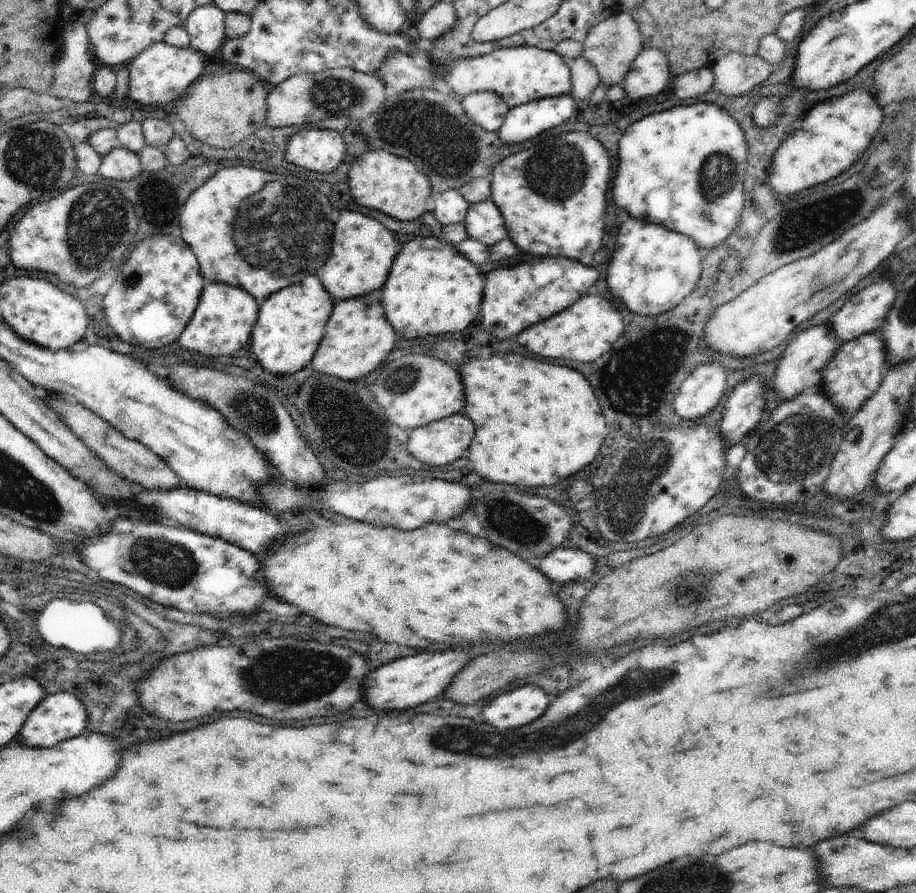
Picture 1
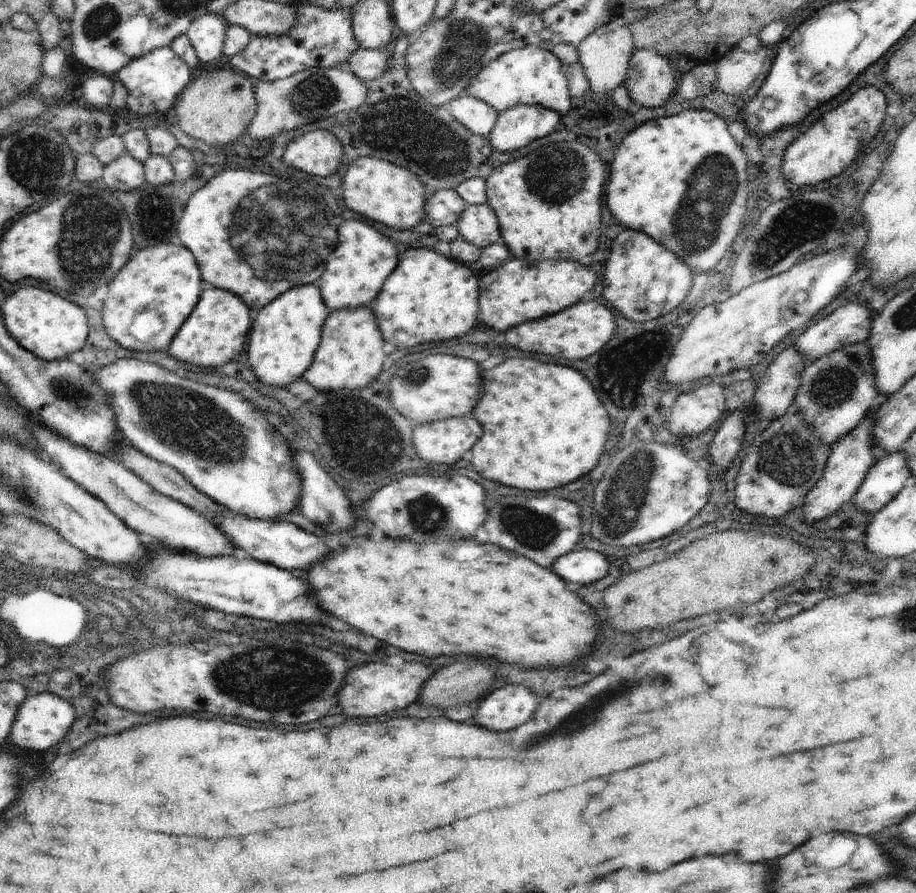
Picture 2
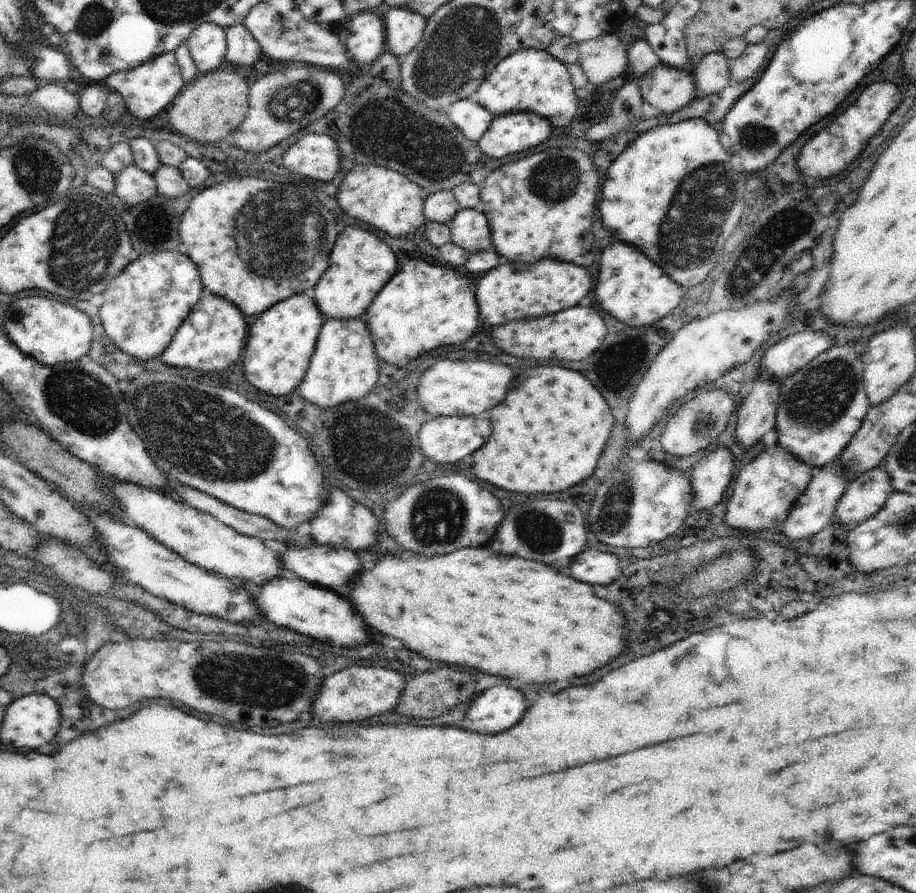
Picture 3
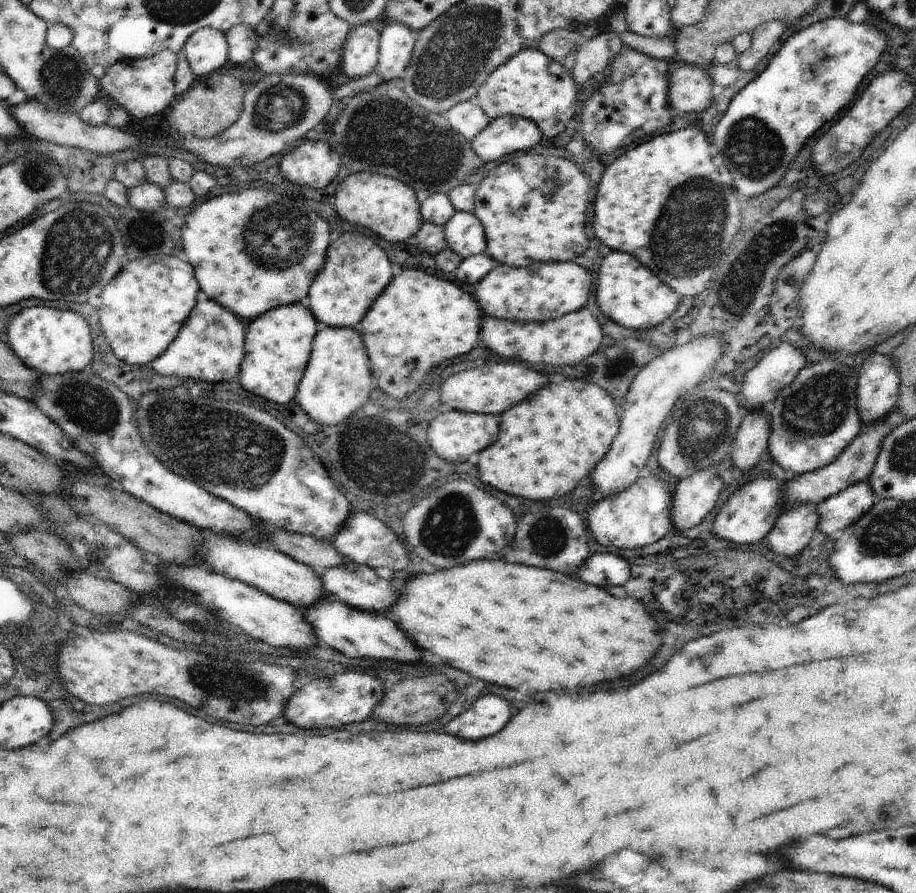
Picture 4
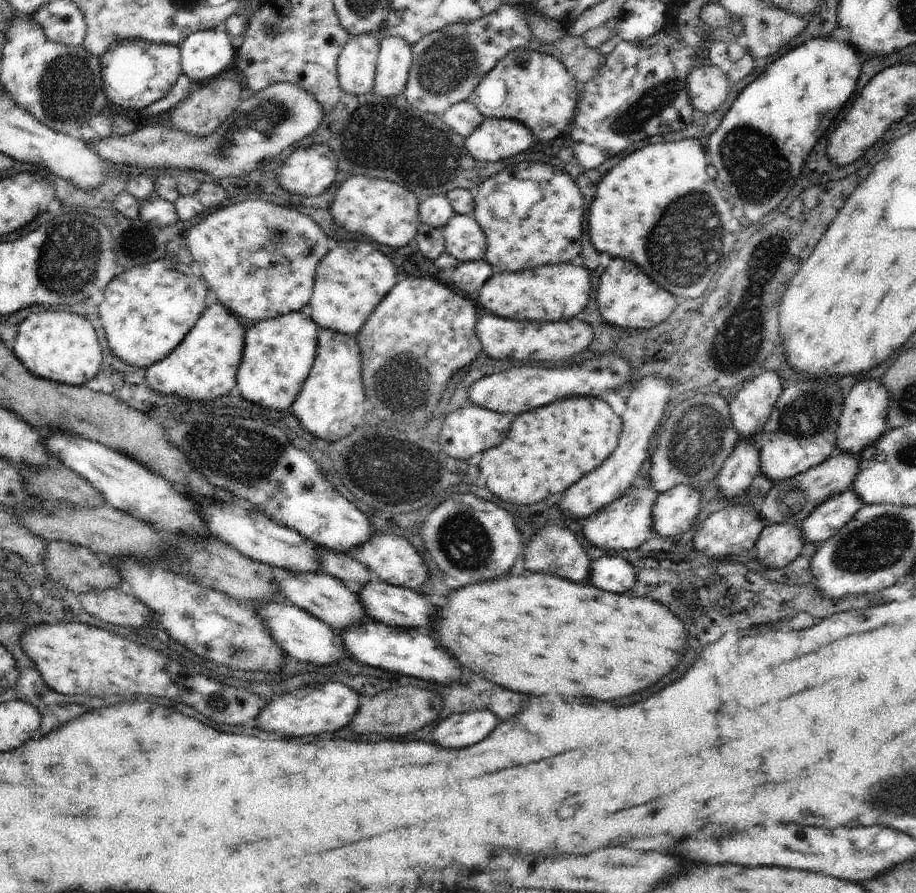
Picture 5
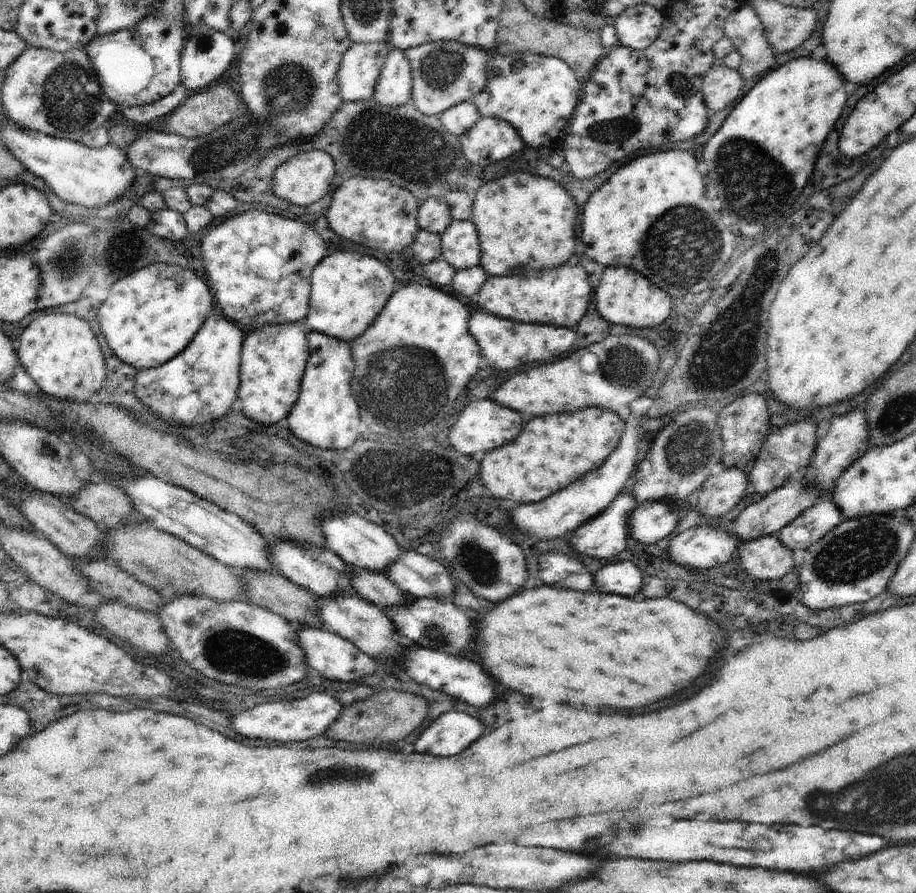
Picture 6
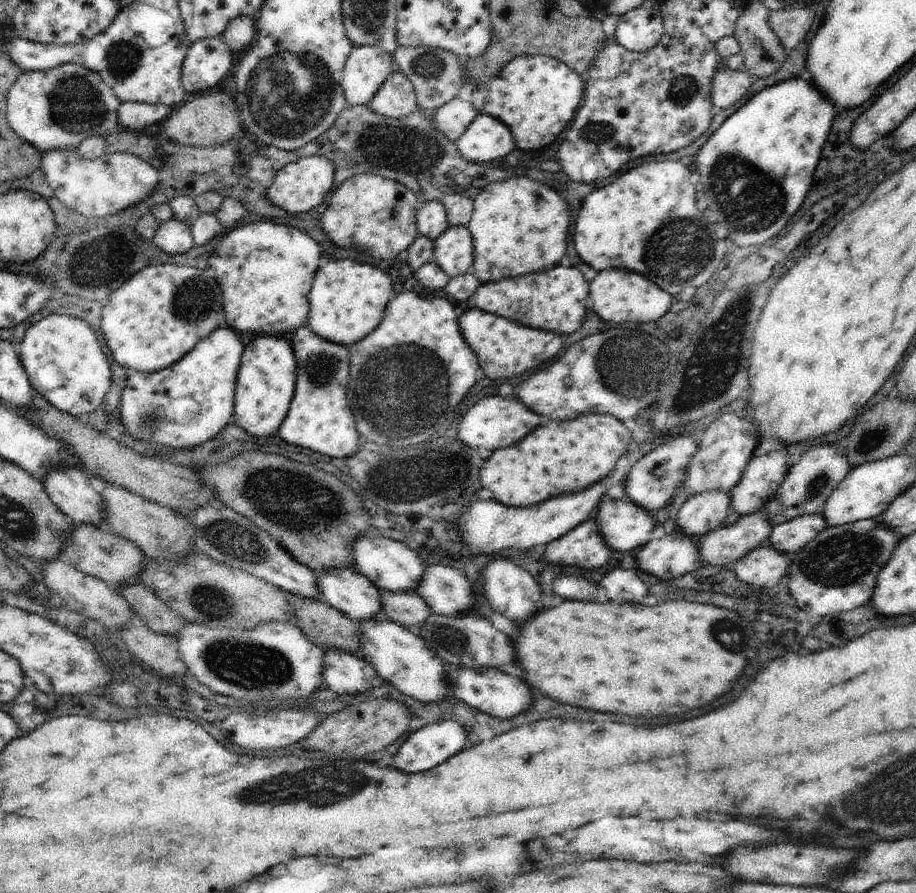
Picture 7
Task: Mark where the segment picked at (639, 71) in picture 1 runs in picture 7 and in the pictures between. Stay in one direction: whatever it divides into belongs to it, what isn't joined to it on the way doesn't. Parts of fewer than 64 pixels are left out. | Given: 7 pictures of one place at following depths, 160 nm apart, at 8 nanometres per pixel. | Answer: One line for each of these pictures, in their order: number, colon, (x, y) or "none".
2: (651, 81)
3: (668, 89)
4: (692, 90)
5: (708, 85)
6: (721, 85)
7: (729, 86)

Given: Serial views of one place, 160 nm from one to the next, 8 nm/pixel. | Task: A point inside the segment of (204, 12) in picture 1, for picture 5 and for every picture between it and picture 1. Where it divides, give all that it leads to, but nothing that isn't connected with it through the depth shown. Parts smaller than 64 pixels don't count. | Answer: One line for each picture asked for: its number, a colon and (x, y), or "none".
2: (207, 34)
3: (208, 45)
4: (207, 50)
5: (204, 54)

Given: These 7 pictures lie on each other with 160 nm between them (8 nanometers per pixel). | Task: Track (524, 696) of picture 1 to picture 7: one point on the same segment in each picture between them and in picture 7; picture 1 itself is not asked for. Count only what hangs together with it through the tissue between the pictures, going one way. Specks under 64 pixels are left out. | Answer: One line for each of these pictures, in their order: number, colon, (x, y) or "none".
2: (507, 707)
3: (496, 709)
4: (487, 715)
5: (459, 730)
6: (450, 733)
7: (432, 744)

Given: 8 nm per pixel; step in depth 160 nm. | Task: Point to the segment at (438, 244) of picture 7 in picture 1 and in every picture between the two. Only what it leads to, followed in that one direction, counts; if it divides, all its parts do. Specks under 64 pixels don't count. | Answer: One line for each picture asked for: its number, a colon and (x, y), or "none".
1: (483, 221)
2: (478, 224)
3: (470, 229)
4: (464, 234)
5: (464, 239)
6: (460, 247)

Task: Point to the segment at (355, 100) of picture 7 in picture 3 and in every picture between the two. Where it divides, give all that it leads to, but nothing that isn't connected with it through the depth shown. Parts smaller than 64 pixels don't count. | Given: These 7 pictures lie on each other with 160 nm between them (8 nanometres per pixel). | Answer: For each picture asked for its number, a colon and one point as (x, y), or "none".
3: (364, 35)
4: (360, 58)
5: (356, 66)
6: (360, 67)

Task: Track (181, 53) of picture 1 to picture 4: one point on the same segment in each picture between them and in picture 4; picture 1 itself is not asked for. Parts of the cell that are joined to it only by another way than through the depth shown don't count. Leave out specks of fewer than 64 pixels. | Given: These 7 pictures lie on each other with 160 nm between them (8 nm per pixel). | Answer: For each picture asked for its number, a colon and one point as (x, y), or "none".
2: (153, 82)
3: (150, 88)
4: (144, 87)

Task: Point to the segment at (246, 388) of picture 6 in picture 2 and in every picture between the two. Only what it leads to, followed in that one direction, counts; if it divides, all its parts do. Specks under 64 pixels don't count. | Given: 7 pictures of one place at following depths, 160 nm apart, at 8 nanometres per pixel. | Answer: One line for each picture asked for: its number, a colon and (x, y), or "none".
2: (285, 334)
3: (281, 340)
4: (278, 345)
5: (279, 353)

